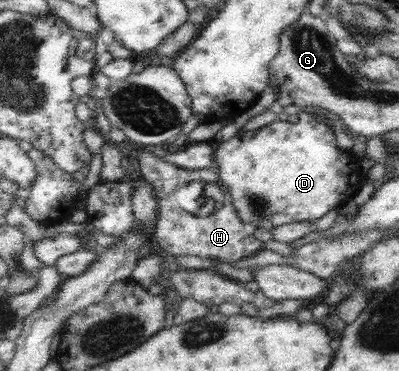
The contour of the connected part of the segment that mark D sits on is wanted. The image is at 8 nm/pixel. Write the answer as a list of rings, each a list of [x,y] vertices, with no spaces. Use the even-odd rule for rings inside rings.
[[[302,108],[297,121],[276,119],[256,131],[244,131],[216,146],[216,169],[224,192],[232,196],[238,215],[248,227],[272,228],[292,222],[323,218],[336,206],[352,198],[365,180],[364,161],[357,161],[351,151],[343,151],[335,141],[333,129],[311,115],[311,109]]]

